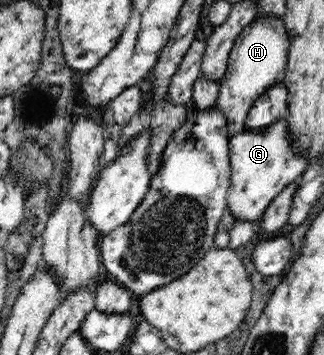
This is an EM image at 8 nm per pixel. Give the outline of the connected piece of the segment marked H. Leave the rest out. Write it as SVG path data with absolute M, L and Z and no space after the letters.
M256 16L240 32L230 51L226 72L219 82L219 95L215 104L226 118L228 137L232 138L243 132L245 118L254 100L264 94L270 86L283 80L288 64L288 48L290 48L290 38L286 32L283 17Z

